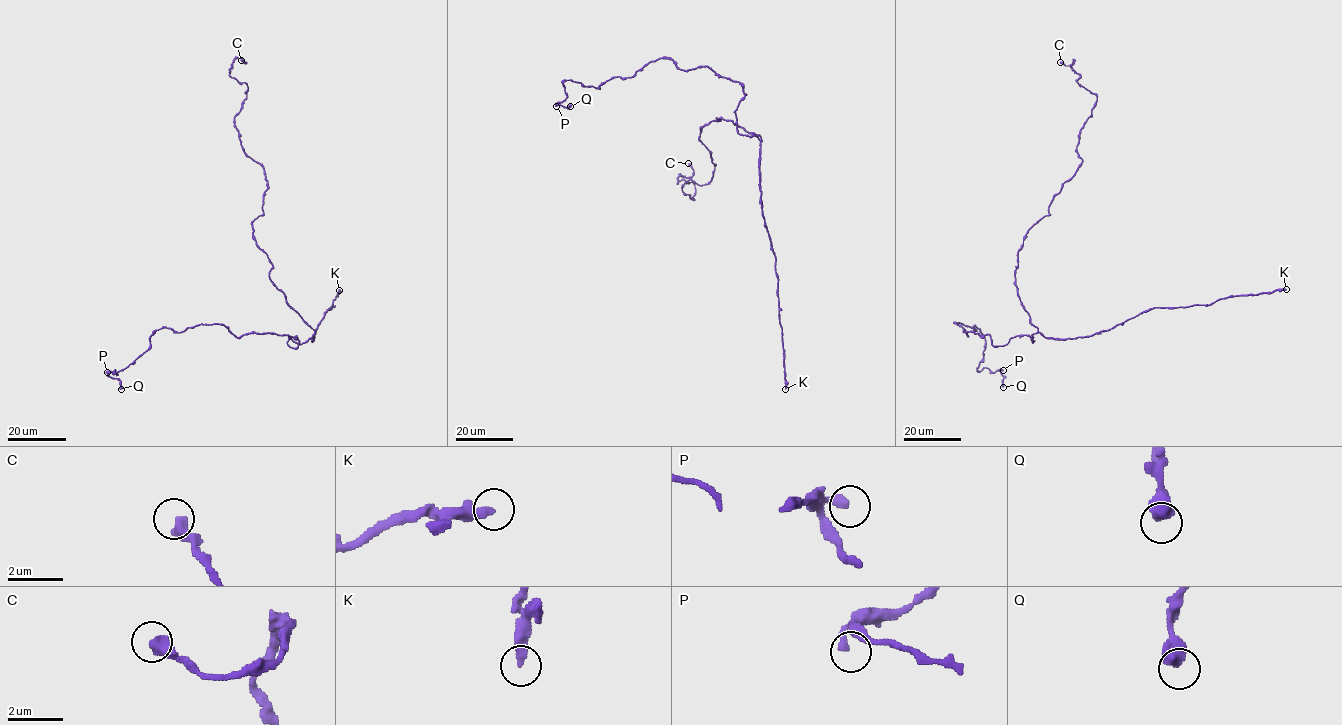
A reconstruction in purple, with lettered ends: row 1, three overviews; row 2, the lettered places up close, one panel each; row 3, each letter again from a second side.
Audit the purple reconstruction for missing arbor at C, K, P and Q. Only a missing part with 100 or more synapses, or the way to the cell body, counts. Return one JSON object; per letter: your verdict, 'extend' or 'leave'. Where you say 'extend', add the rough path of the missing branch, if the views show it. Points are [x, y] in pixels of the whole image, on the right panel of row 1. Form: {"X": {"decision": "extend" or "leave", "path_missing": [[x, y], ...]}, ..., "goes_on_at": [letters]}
{"C": {"decision": "leave"}, "K": {"decision": "extend"}, "P": {"decision": "leave"}, "Q": {"decision": "leave"}, "goes_on_at": ["K"]}

